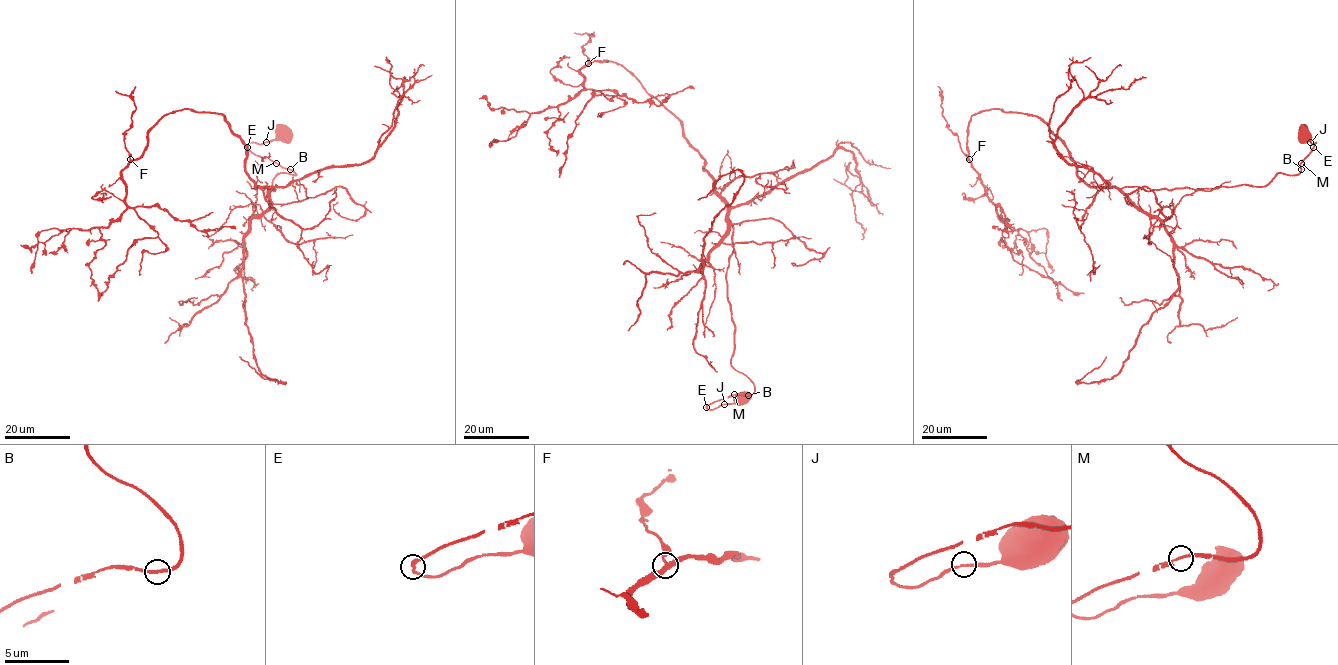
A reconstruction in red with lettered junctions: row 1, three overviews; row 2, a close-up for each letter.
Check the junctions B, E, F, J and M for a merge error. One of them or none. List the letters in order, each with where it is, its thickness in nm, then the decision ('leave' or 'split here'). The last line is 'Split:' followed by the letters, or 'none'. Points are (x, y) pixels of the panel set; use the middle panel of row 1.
B: at (748, 395); 240 nm thick; leave
E: at (706, 407); 260 nm thick; leave
F: at (588, 63); 300 nm thick; leave
J: at (724, 404); 220 nm thick; leave
M: at (734, 394); 180 nm thick; leave
Split: none

